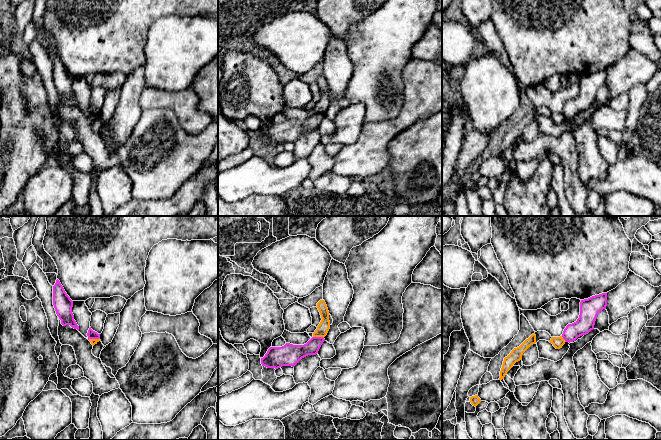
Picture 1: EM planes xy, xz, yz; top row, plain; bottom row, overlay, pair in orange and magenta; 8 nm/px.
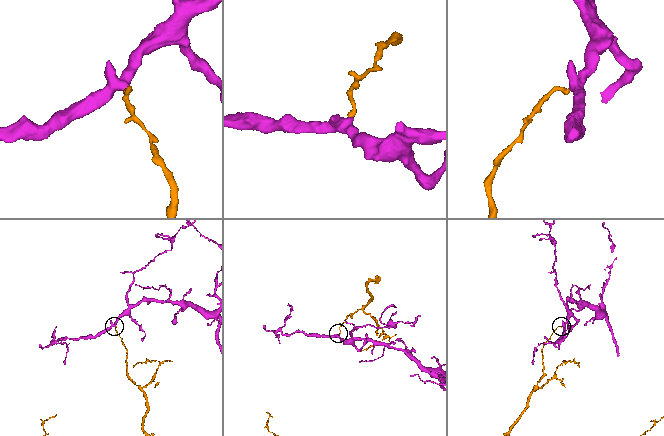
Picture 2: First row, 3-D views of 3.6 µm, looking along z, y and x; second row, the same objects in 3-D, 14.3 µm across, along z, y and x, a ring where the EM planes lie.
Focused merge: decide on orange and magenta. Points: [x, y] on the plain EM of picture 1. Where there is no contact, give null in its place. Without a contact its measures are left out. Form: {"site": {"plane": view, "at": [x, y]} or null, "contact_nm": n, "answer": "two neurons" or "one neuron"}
{"site": {"plane": "xz", "at": [318, 112]}, "contact_nm": 90, "answer": "two neurons"}

